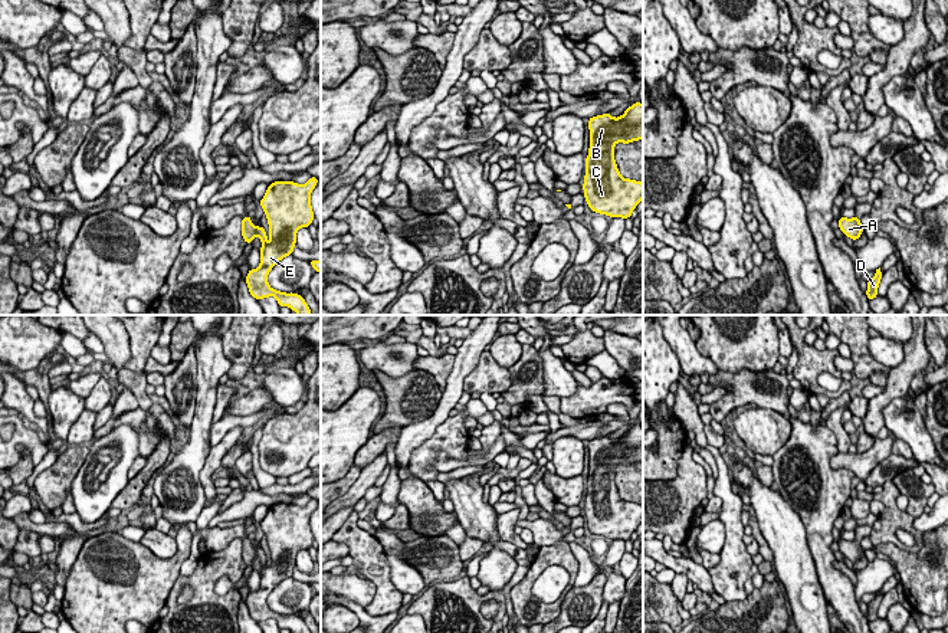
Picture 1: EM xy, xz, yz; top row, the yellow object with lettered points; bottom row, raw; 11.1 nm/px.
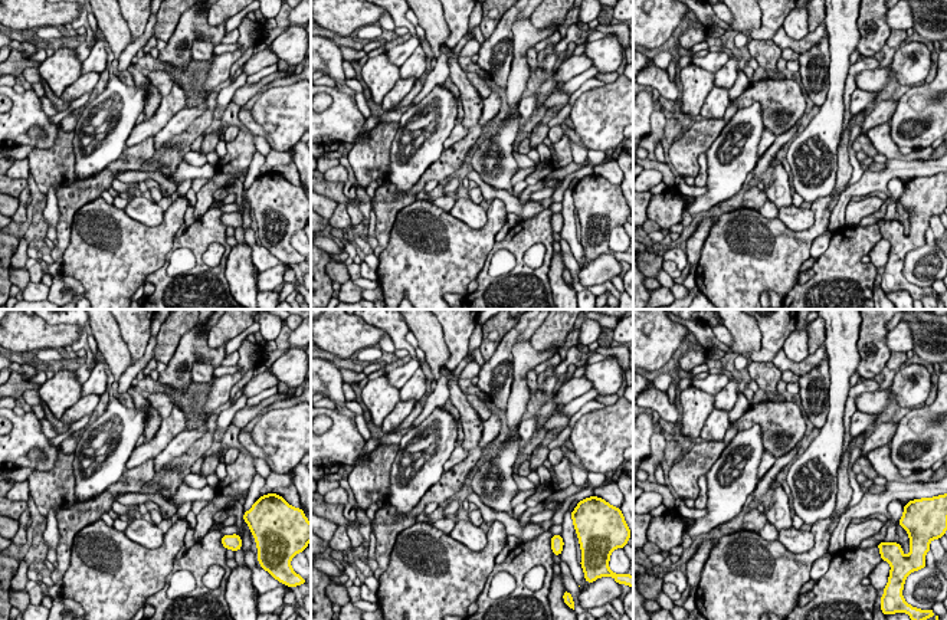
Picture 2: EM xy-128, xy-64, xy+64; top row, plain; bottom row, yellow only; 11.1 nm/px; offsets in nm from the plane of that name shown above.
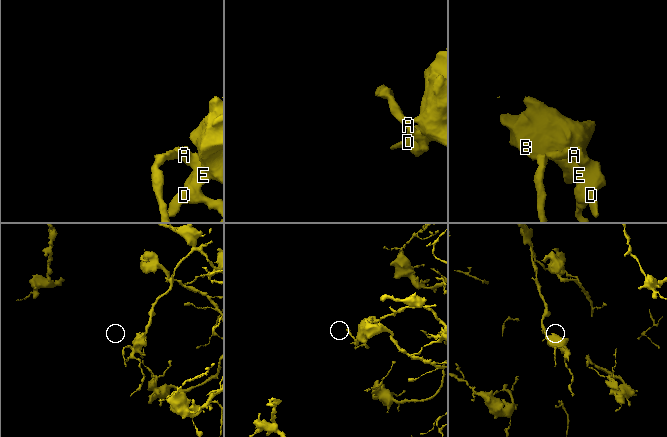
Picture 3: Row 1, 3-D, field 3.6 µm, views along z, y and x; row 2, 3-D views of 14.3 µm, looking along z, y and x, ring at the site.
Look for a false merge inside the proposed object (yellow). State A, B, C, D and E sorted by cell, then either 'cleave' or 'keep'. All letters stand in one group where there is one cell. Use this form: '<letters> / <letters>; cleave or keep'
A B C D E; keep

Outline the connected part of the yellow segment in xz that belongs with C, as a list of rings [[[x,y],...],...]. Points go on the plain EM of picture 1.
[[[634,424],[619,440],[610,434],[593,439],[588,450],[590,472],[583,508],[585,524],[596,535],[627,541],[643,522],[643,505],[620,498],[614,468],[643,462],[643,427]]]

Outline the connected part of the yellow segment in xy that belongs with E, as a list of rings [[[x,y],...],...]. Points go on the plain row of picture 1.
[[[311,499],[304,508],[292,504],[275,504],[268,509],[260,528],[270,551],[269,567],[265,551],[255,550],[249,538],[243,539],[242,558],[245,564],[252,565],[255,558],[262,563],[260,587],[257,591],[249,593],[246,598],[253,620],[275,619],[279,629],[289,629],[292,633],[311,633],[301,617],[272,611],[268,606],[268,596],[281,581],[293,575],[296,554],[312,547],[315,539],[311,529],[311,514],[316,505],[318,501]]]

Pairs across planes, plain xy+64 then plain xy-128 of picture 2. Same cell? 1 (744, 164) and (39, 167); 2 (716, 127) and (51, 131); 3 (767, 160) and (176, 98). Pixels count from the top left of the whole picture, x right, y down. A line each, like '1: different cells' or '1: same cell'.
1: different cells
2: different cells
3: different cells

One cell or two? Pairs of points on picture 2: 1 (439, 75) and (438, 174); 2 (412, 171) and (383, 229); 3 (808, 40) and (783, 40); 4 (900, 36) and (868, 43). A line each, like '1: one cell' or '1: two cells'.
1: two cells
2: two cells
3: one cell
4: two cells

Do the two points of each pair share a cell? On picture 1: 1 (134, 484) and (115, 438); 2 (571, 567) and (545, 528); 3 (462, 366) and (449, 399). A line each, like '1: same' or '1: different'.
1: different
2: different
3: same

